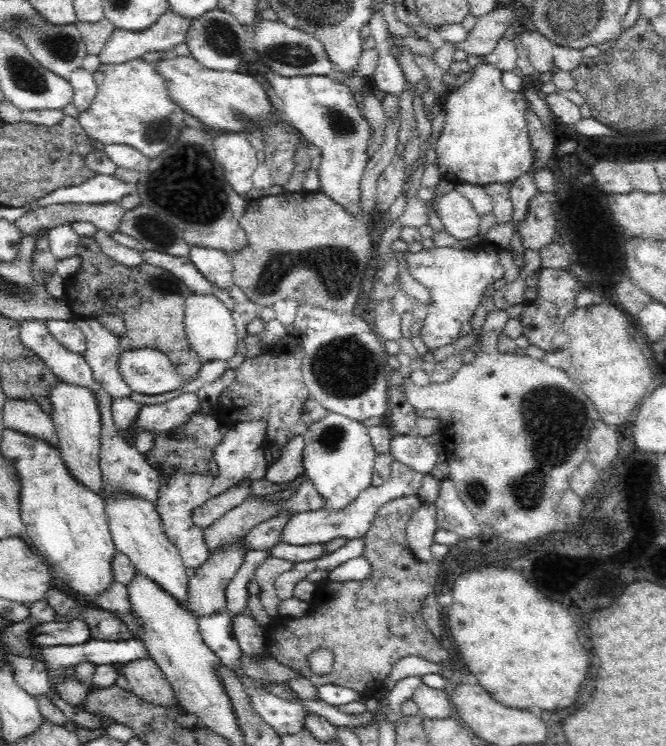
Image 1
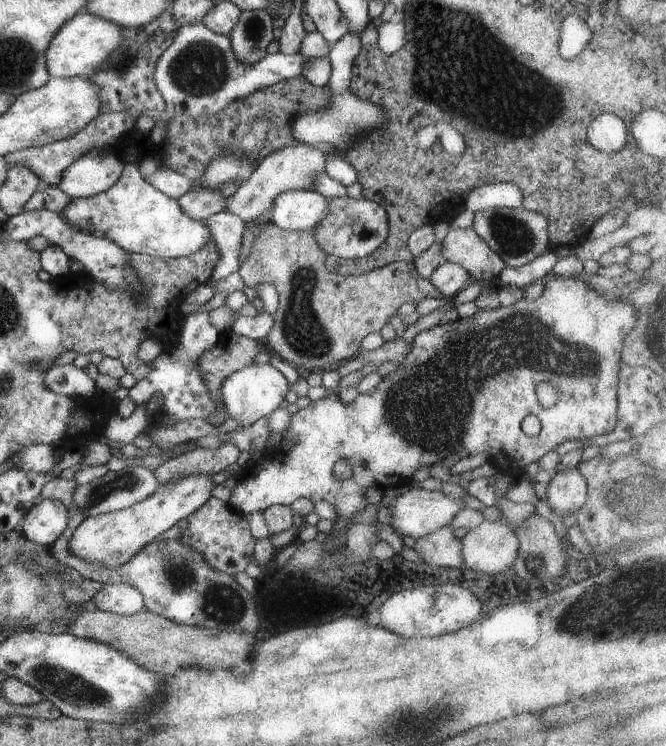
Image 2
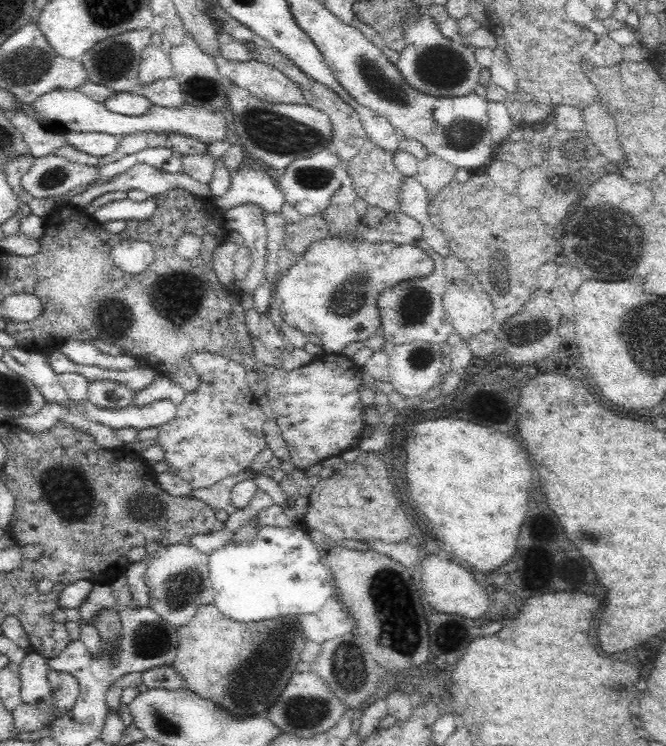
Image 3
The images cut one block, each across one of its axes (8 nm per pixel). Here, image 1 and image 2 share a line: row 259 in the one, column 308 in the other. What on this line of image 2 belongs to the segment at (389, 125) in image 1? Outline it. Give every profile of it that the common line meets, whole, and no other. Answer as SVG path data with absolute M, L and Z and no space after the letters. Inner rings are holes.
M246 222L249 228L261 228L251 244L249 256L236 270L243 284L248 287L257 284L271 284L278 294L278 304L272 314L273 324L262 342L264 348L275 356L286 361L289 365L307 368L309 371L328 370L347 359L356 356L361 340L371 332L378 332L397 308L403 302L417 303L421 298L444 298L437 288L427 279L422 279L412 263L401 261L389 262L385 266L374 268L369 272L358 275L338 275L328 271L324 262L326 254L317 246L315 234L312 230L281 230L275 225L261 224L261 222Z

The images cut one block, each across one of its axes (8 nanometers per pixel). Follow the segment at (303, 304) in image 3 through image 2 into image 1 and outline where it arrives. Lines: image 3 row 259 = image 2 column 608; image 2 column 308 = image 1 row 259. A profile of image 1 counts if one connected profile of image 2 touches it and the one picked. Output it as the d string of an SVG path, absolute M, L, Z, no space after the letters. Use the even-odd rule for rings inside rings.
M490 241L480 244L476 250L461 249L458 246L425 249L416 247L404 256L410 276L428 289L430 298L426 301L426 314L422 322L420 338L428 352L458 340L462 324L470 323L474 311L482 300L487 286L504 277L505 268L500 263L500 249Z

